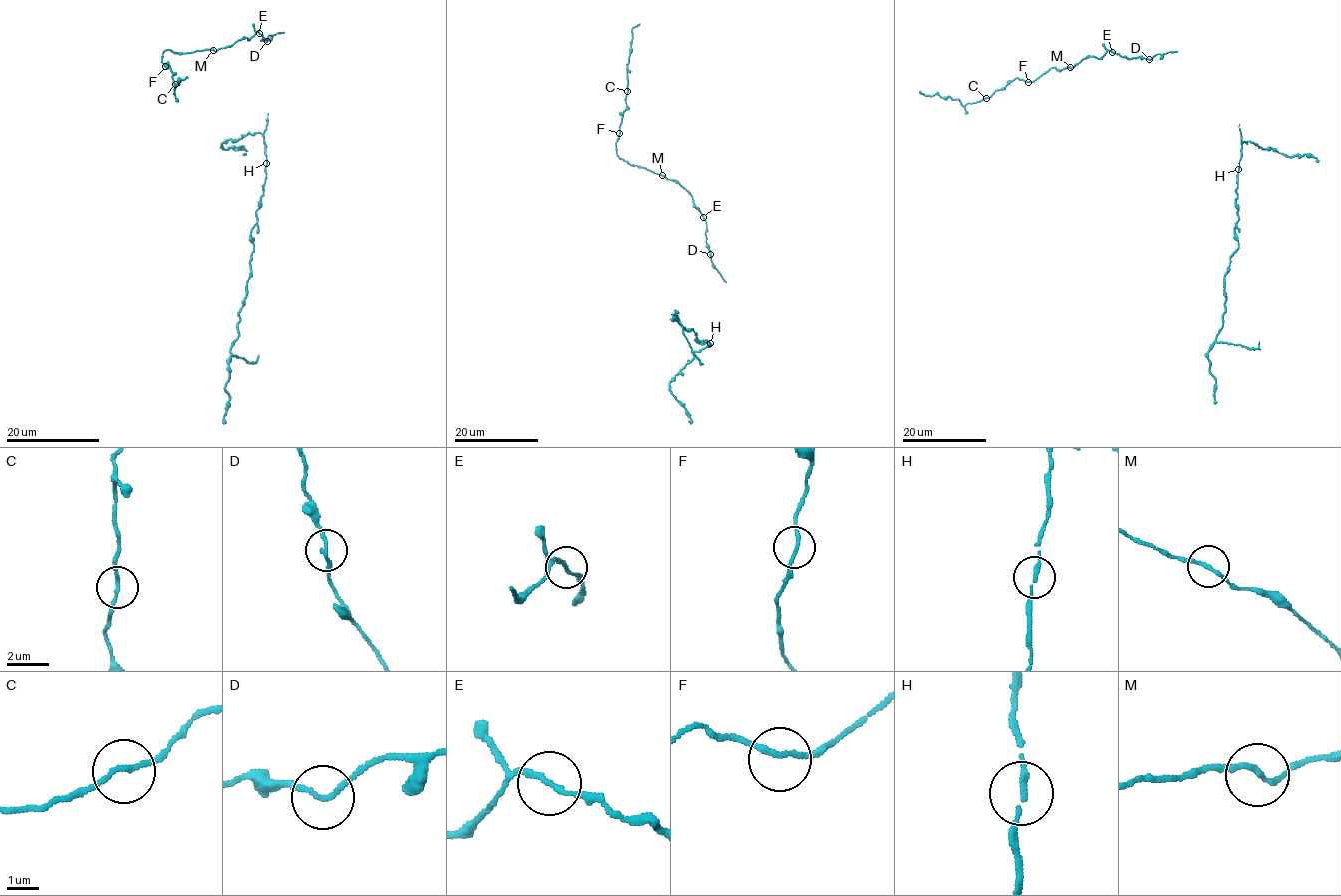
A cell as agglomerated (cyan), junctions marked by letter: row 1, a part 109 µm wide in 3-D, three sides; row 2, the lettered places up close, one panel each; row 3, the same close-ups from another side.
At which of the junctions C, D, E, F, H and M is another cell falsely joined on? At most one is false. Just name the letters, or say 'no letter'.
no letter

